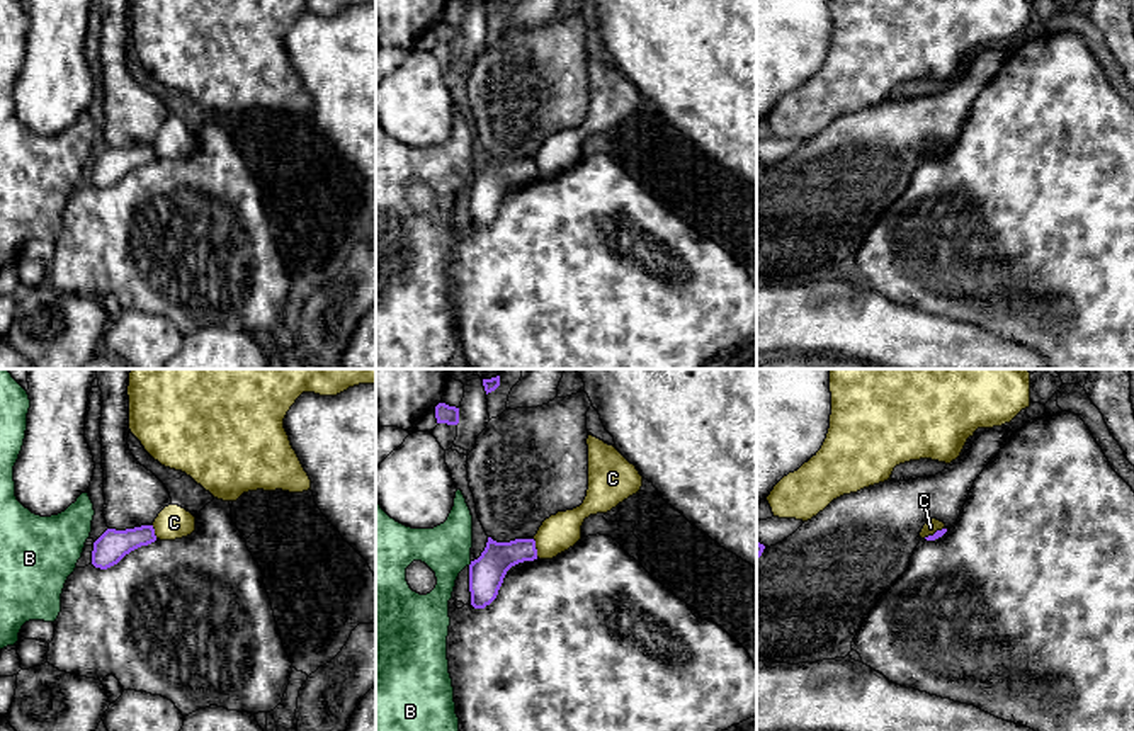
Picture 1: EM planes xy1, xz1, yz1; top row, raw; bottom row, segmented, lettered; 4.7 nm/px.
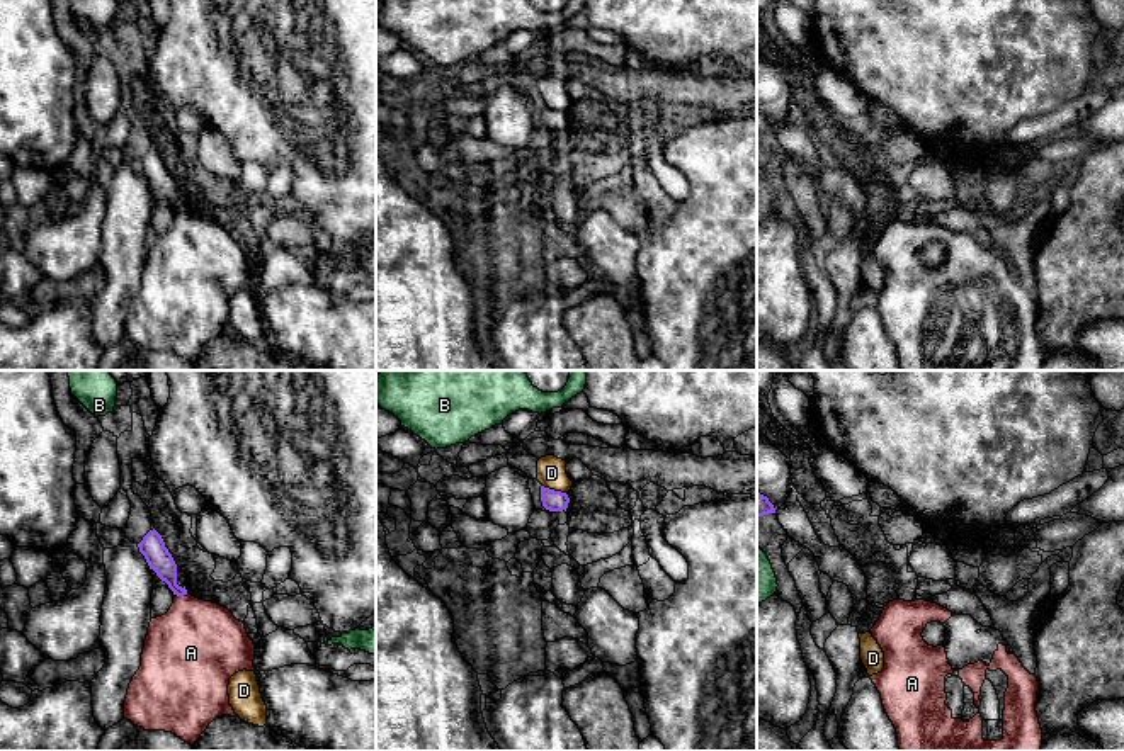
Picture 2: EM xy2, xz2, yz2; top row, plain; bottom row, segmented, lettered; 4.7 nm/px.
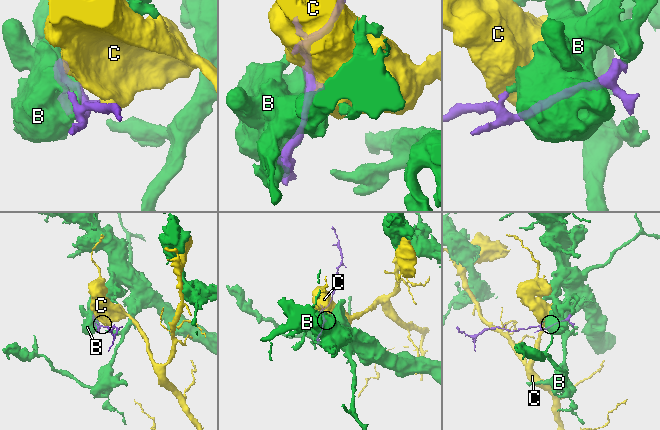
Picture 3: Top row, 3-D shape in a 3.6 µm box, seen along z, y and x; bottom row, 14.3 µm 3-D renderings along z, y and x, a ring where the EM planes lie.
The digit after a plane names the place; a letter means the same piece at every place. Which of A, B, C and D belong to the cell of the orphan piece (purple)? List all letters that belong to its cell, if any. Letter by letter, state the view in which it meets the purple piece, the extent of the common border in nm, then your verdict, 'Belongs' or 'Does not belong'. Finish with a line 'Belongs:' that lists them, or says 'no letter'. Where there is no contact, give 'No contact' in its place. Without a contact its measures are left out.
A: Touches purple in xy2. Shared border 60 nm. Belongs
B: Touches purple in xz1. Shared border 30 nm. Does not belong
C: Touches purple in xz1. Shared border 90 nm. Does not belong
D: Touches purple in xz2. Shared border 120 nm. Does not belong
Belongs: A

